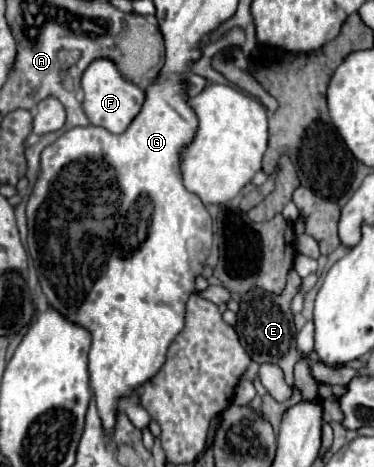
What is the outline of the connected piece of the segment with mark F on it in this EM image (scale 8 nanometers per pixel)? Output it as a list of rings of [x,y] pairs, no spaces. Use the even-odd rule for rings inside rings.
[[[104,58],[92,62],[86,68],[82,76],[82,88],[84,88],[84,114],[94,126],[102,126],[112,134],[124,132],[130,126],[130,122],[138,116],[146,100],[146,94],[136,84],[124,80],[116,66]]]

